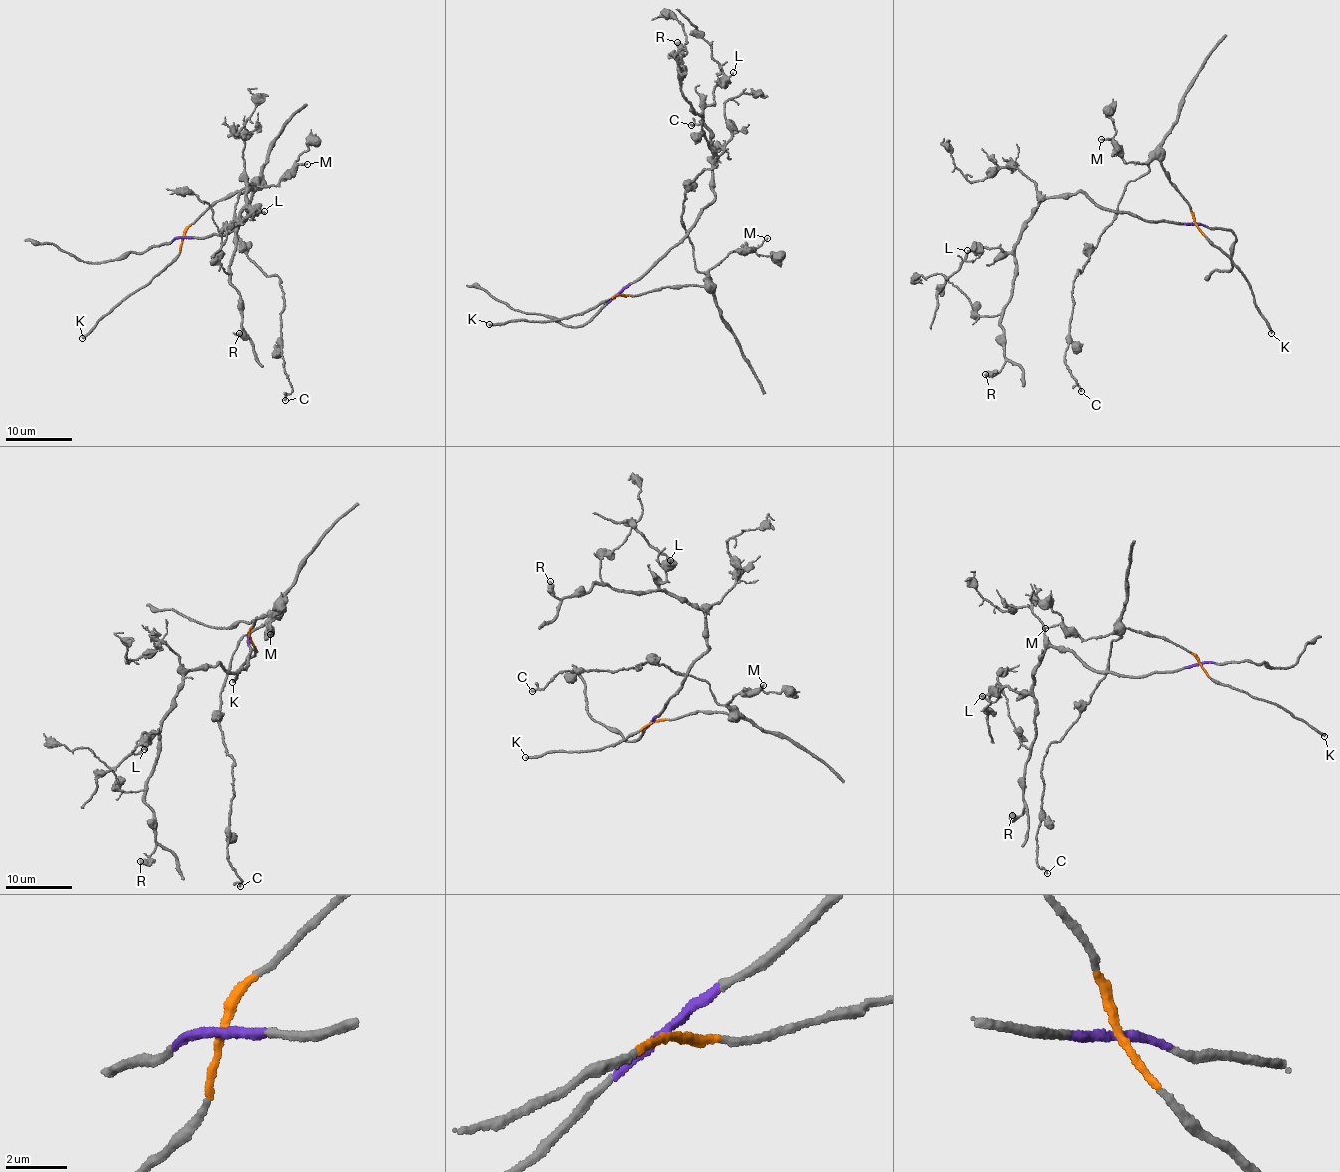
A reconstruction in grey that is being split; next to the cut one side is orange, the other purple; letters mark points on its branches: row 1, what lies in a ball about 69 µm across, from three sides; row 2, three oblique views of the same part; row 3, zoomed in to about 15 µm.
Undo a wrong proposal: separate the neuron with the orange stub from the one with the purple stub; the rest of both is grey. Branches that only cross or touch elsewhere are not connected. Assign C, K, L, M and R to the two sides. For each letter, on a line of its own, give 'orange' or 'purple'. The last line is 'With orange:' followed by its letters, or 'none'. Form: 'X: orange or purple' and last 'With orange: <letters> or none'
C: orange
K: orange
L: purple
M: orange
R: purple
With orange: C, K, M

